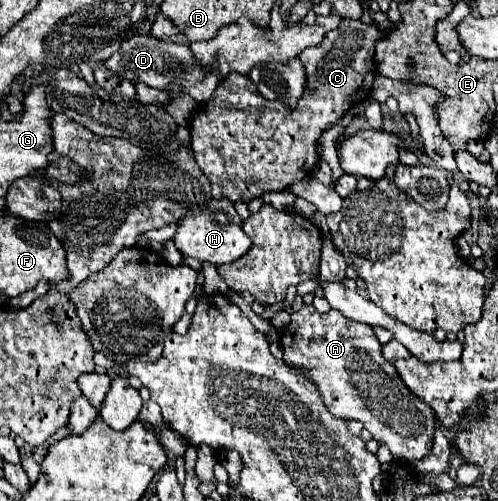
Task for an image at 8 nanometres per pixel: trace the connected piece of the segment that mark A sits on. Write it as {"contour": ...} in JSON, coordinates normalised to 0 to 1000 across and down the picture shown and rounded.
{"contour":[[[610,607],[598,623],[586,623],[562,687],[582,731],[618,739],[618,750],[639,766],[655,814],[675,834],[727,842],[763,886],[779,890],[791,918],[827,926],[863,902],[876,858],[871,822],[815,778],[791,727],[767,711],[767,687],[747,651],[695,639],[675,619],[643,627],[627,607]]]}

